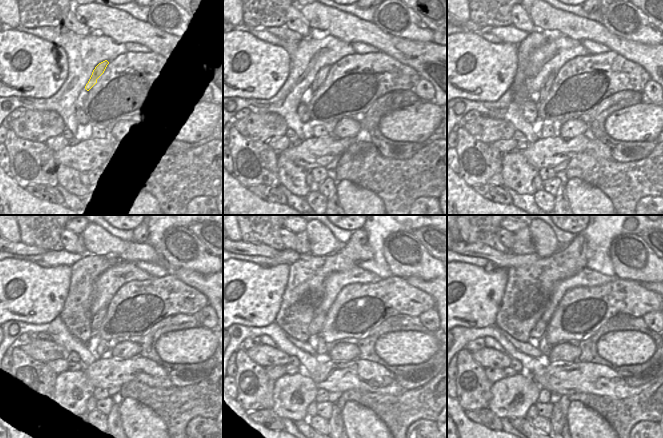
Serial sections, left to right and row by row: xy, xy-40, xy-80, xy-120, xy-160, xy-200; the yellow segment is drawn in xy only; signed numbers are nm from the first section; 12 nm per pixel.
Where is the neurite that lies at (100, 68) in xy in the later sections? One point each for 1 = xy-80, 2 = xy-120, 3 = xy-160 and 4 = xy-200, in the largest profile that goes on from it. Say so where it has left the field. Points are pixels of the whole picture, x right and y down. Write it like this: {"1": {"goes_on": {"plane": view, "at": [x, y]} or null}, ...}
{"1": {"goes_on": {"plane": "xy-80", "at": [545, 89]}}, "2": {"goes_on": {"plane": "xy-120", "at": [97, 318]}}, "3": {"goes_on": {"plane": "xy-160", "at": [315, 327]}}, "4": {"goes_on": {"plane": "xy-200", "at": [538, 331]}}}

